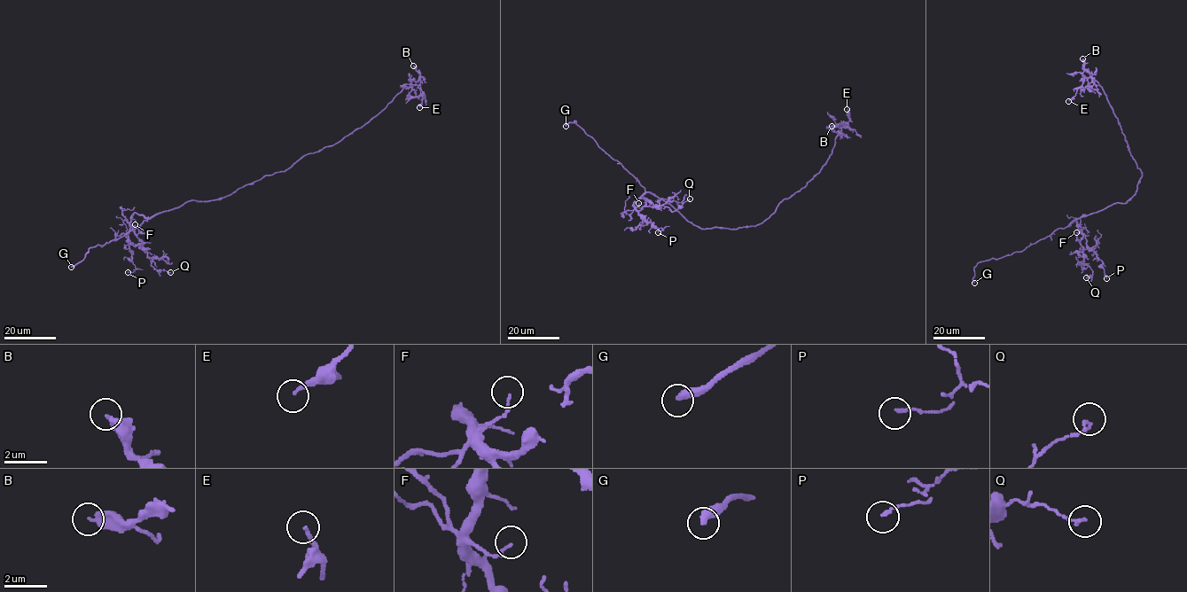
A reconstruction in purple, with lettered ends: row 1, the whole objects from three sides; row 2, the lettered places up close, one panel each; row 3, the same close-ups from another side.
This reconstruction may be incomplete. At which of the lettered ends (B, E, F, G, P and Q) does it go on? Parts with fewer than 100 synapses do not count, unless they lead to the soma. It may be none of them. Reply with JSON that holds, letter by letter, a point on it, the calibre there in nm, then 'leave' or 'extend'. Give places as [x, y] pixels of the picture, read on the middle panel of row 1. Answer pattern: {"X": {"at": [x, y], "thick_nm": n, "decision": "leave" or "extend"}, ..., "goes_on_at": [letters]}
{"B": {"at": [831, 126], "thick_nm": 400, "decision": "leave"}, "E": {"at": [847, 109], "thick_nm": 160, "decision": "leave"}, "F": {"at": [638, 203], "thick_nm": 100, "decision": "leave"}, "G": {"at": [566, 126], "thick_nm": 400, "decision": "extend"}, "P": {"at": [658, 232], "thick_nm": 130, "decision": "leave"}, "Q": {"at": [690, 198], "thick_nm": 160, "decision": "leave"}, "goes_on_at": ["G"]}

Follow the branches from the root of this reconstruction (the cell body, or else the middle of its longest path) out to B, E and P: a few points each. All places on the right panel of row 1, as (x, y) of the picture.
B: (1136, 193), (1142, 173), (1130, 153), (1102, 88), (1097, 81), (1082, 75), (1082, 58)
E: (1136, 193), (1142, 173), (1130, 153), (1102, 88), (1090, 77), (1086, 77), (1076, 95), (1068, 101)
P: (1136, 193), (1127, 202), (1114, 203), (1069, 225), (1075, 220), (1085, 237), (1086, 245), (1102, 262), (1106, 278)

